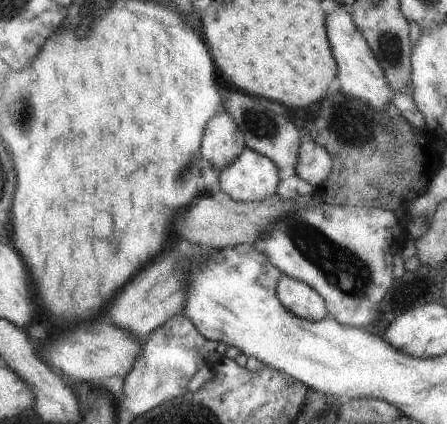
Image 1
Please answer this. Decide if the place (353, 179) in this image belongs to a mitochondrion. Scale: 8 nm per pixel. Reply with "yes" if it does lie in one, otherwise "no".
no

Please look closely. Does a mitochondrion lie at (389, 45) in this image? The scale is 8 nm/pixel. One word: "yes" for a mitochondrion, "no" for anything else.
yes

